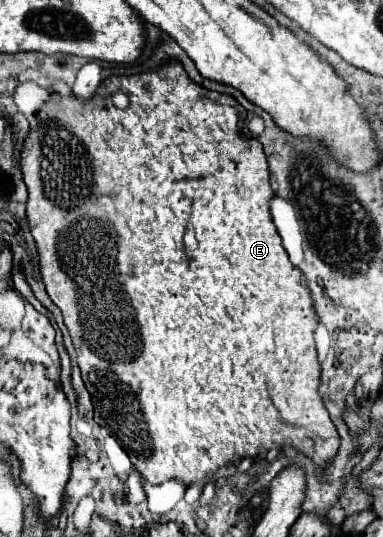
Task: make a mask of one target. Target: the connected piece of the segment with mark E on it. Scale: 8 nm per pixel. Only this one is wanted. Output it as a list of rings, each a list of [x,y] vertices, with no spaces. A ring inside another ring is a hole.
[[[168,60],[166,64],[162,64],[156,70],[148,70],[142,74],[134,74],[134,76],[110,76],[108,78],[108,86],[98,86],[96,94],[88,100],[78,100],[72,92],[70,94],[50,94],[50,98],[44,102],[42,110],[38,110],[36,114],[36,128],[32,128],[22,144],[22,152],[20,152],[20,166],[22,166],[22,174],[24,174],[24,182],[28,186],[28,202],[26,202],[26,218],[30,224],[30,232],[36,240],[36,248],[38,248],[38,262],[40,262],[40,274],[42,274],[42,282],[46,286],[46,292],[50,296],[50,300],[62,310],[64,316],[64,324],[72,336],[72,342],[76,346],[78,352],[78,366],[82,370],[82,380],[92,396],[92,404],[94,404],[94,420],[106,428],[120,444],[122,448],[128,452],[132,464],[136,466],[136,470],[142,474],[142,478],[150,484],[160,484],[164,480],[170,478],[178,478],[184,480],[188,486],[192,484],[206,484],[214,480],[216,470],[234,464],[240,458],[256,458],[258,454],[272,450],[272,448],[284,448],[284,446],[294,446],[296,450],[304,452],[306,456],[310,456],[318,466],[324,466],[330,458],[334,458],[334,454],[338,452],[340,446],[340,438],[336,432],[336,426],[332,424],[322,398],[318,394],[318,384],[320,384],[320,364],[316,358],[316,346],[314,346],[314,314],[312,314],[312,298],[308,294],[308,290],[304,290],[300,286],[300,270],[288,260],[288,254],[282,246],[282,240],[276,232],[276,226],[270,218],[270,208],[268,208],[268,200],[274,196],[272,192],[272,184],[270,184],[270,172],[268,172],[268,160],[264,156],[262,144],[254,138],[254,136],[246,136],[244,134],[244,122],[248,118],[248,112],[240,106],[238,100],[234,100],[230,94],[222,94],[222,92],[214,92],[208,90],[196,82],[192,82],[186,74],[186,70],[182,70],[182,64],[178,60]],[[122,90],[128,98],[130,98],[130,106],[126,110],[120,110],[112,104],[112,96],[114,92]]]

